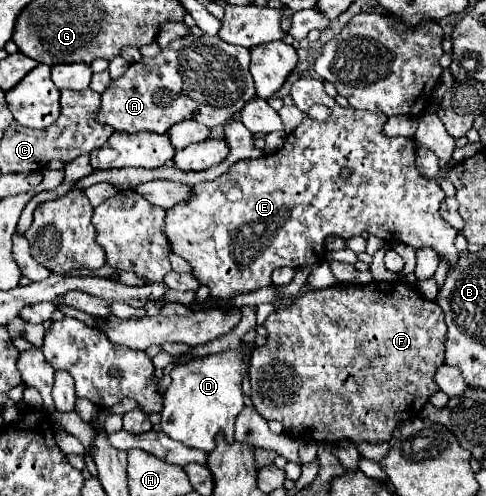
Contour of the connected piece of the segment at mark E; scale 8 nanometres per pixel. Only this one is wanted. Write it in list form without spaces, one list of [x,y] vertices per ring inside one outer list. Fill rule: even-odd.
[[[319,79],[295,81],[291,97],[299,109],[309,109],[315,103],[329,107],[329,119],[317,121],[303,117],[299,127],[287,135],[285,145],[279,151],[273,155],[261,155],[259,159],[237,161],[215,181],[195,185],[189,201],[167,211],[165,223],[171,249],[191,265],[195,279],[209,289],[209,301],[215,303],[215,309],[231,311],[233,307],[229,301],[237,295],[271,285],[271,273],[279,267],[299,269],[325,261],[323,243],[329,235],[349,239],[369,233],[385,241],[411,245],[415,251],[429,247],[439,259],[449,263],[451,271],[459,261],[459,251],[455,249],[455,237],[459,231],[439,215],[441,201],[445,199],[439,183],[421,177],[415,167],[415,141],[407,137],[385,137],[383,125],[387,115],[339,107],[335,99],[323,91]],[[343,167],[353,171],[349,179],[339,177]]]

